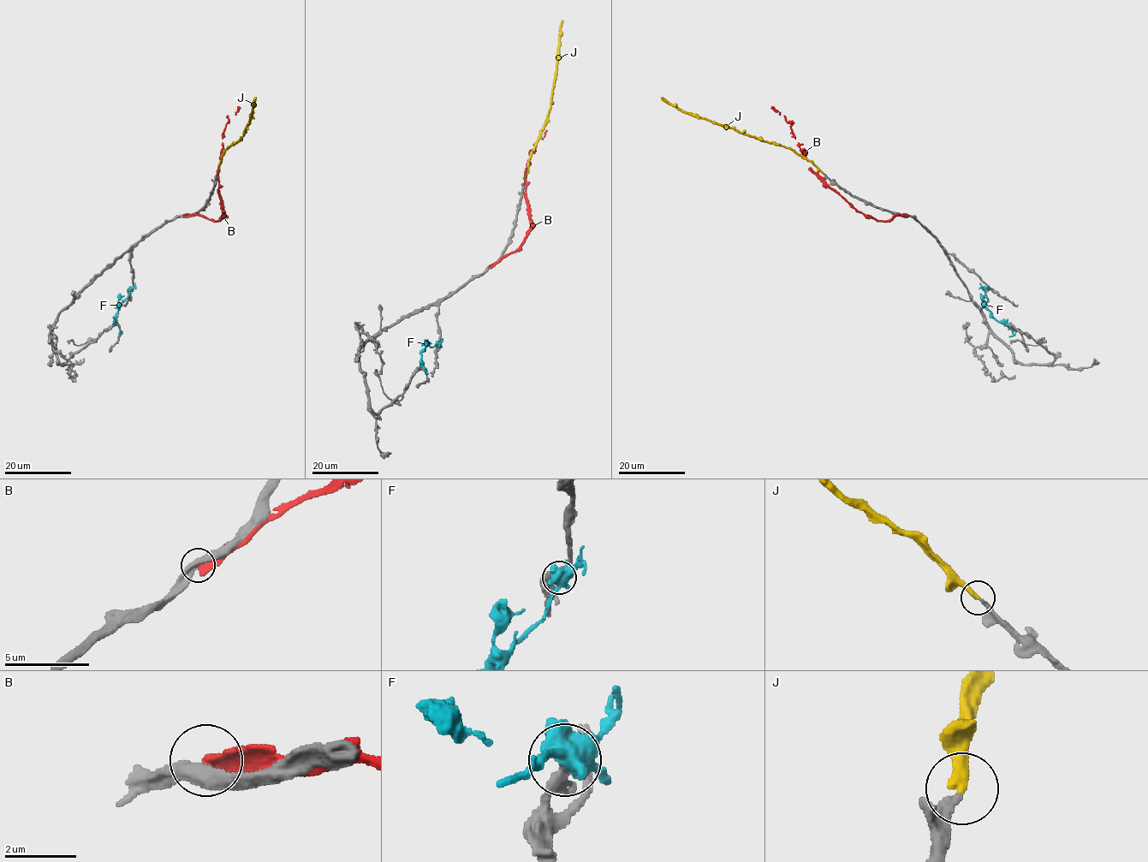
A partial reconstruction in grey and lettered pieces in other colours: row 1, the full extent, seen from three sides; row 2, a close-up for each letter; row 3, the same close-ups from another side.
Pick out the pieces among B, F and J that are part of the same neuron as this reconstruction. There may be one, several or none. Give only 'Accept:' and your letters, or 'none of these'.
Accept: J

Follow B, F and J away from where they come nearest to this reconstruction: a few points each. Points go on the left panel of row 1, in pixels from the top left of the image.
B: (182, 215), (200, 215), (214, 221), (223, 215), (217, 170), (223, 148), (223, 133), (228, 116), (240, 108)
F: (131, 289), (114, 318), (114, 323), (119, 327), (119, 336)
J: (218, 173), (223, 153), (243, 135), (256, 98)

